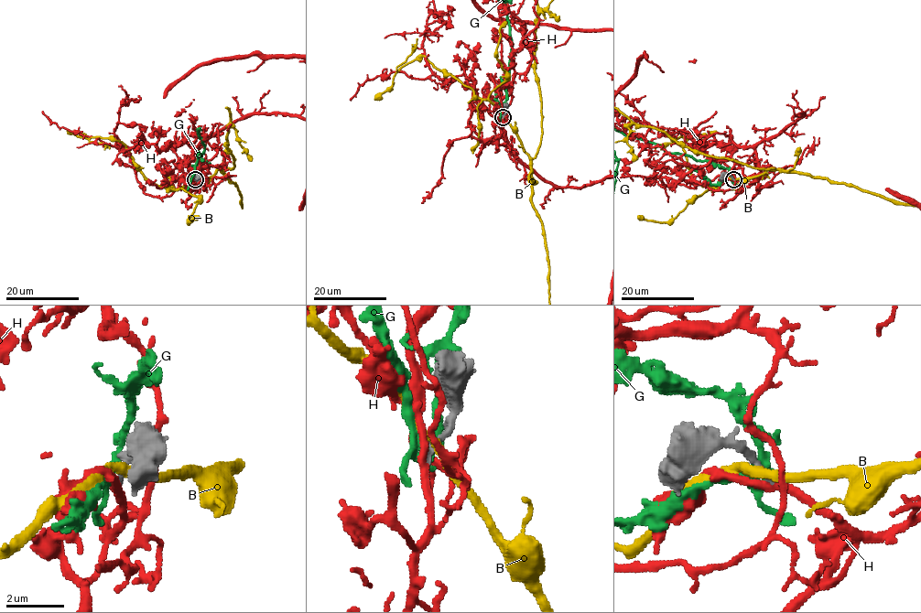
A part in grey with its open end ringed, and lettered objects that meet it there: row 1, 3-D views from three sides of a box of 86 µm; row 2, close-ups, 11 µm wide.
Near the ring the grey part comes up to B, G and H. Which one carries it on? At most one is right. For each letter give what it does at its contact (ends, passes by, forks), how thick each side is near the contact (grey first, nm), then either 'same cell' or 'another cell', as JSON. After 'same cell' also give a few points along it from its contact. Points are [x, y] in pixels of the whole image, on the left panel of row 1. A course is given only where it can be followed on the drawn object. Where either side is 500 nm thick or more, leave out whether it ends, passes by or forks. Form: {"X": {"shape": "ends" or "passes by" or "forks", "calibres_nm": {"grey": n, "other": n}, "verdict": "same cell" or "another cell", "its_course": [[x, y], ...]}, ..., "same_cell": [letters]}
{"B": {"shape": "passes by", "calibres_nm": {"grey": 320, "other": 320}, "verdict": "another cell"}, "G": {"shape": "forks", "calibres_nm": {"grey": 320, "other": 240}, "verdict": "another cell"}, "H": {"shape": "forks", "calibres_nm": {"grey": 200, "other": 220}, "verdict": "same cell"}, "same_cell": ["H"]}

